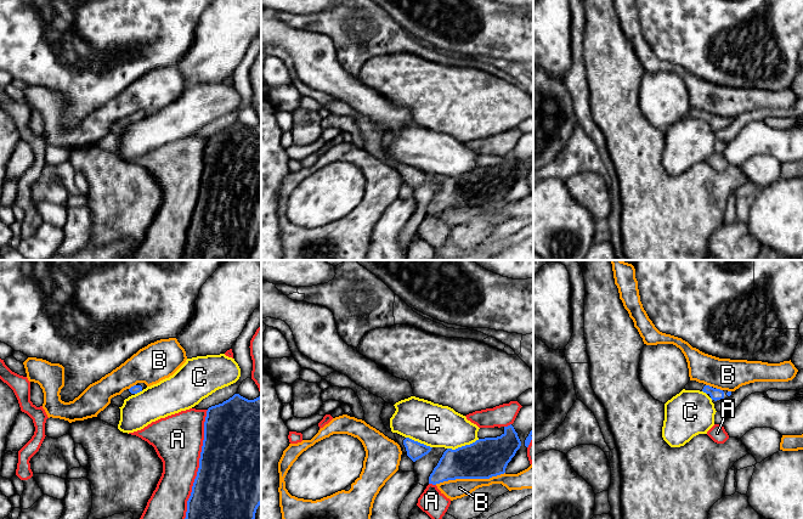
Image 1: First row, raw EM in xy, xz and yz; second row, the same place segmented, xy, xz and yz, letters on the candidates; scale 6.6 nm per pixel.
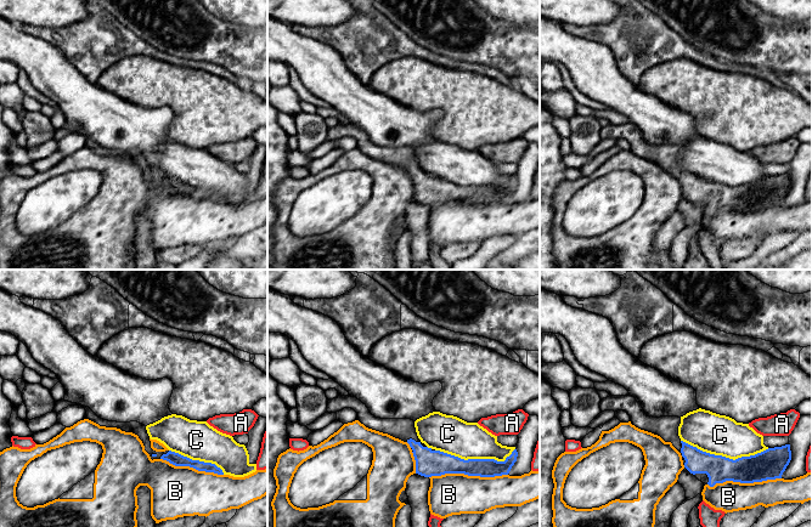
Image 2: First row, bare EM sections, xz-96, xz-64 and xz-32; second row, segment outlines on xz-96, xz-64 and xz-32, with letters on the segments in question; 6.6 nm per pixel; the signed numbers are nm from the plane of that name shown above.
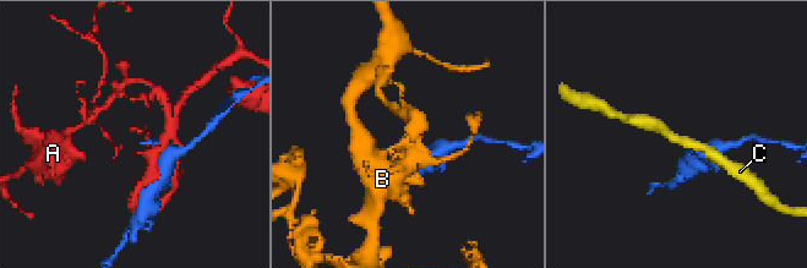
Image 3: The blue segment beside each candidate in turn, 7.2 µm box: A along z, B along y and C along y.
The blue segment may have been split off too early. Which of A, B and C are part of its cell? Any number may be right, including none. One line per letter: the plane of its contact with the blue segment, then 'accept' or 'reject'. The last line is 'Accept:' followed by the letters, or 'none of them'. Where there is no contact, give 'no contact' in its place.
A: xy | reject
B: xz | reject
C: xz | reject
Accept: none of them

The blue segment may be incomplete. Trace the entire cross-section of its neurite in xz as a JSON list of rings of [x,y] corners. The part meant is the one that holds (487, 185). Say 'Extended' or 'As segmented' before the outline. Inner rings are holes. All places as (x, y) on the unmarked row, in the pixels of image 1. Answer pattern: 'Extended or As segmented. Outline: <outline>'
As segmented. Outline: [[[510,152],[497,165],[479,167],[456,177],[447,176],[429,204],[436,213],[456,207],[490,207],[505,201],[505,196],[521,169]]]

